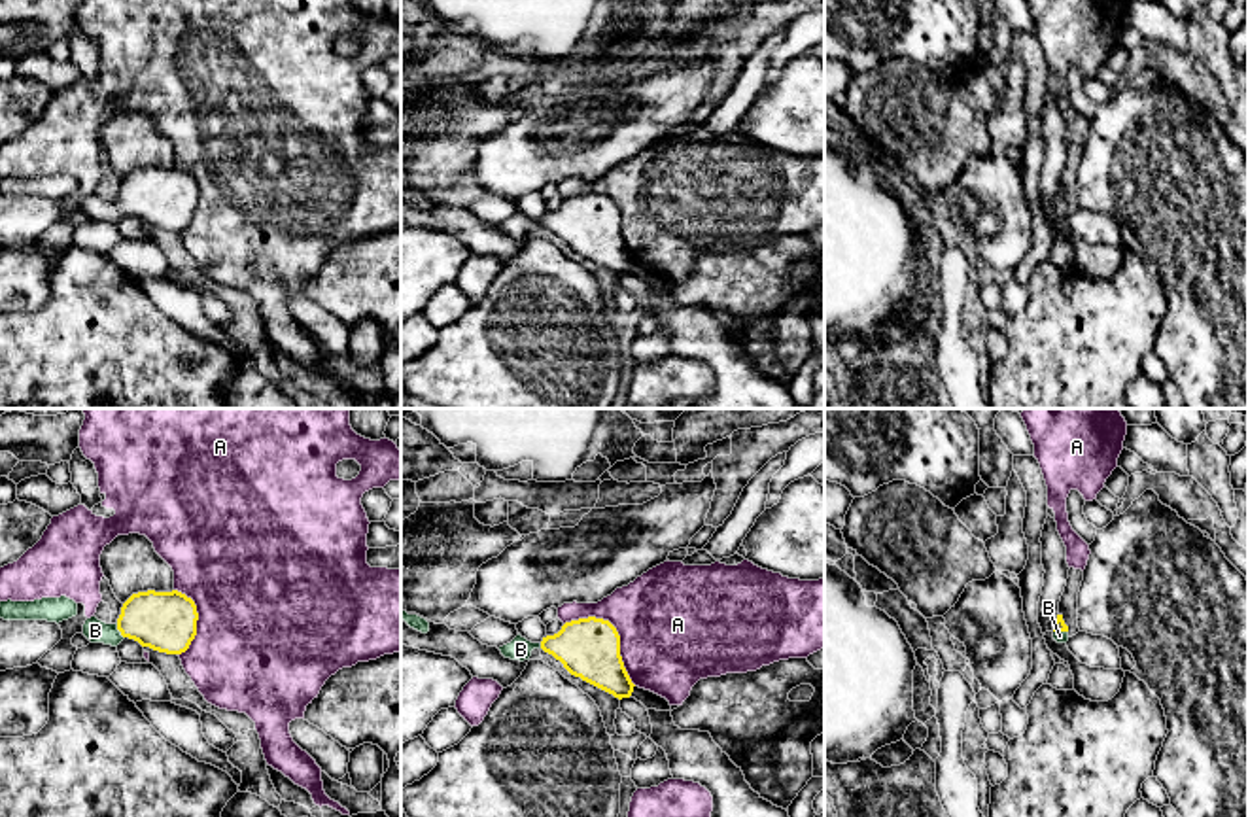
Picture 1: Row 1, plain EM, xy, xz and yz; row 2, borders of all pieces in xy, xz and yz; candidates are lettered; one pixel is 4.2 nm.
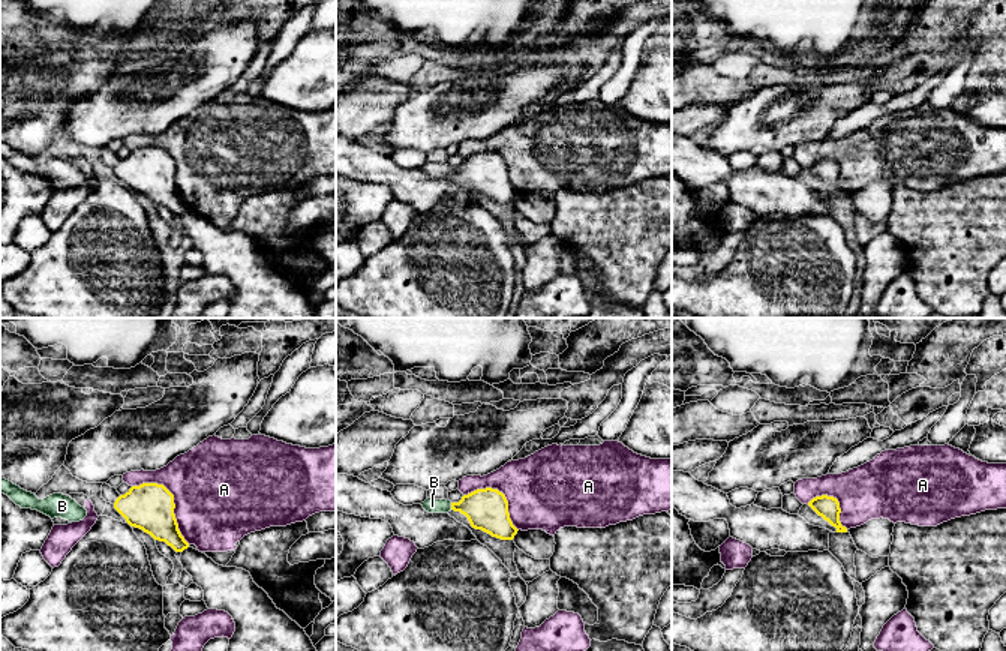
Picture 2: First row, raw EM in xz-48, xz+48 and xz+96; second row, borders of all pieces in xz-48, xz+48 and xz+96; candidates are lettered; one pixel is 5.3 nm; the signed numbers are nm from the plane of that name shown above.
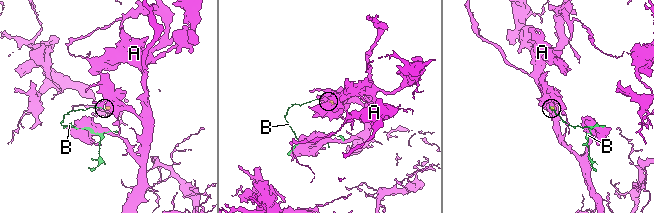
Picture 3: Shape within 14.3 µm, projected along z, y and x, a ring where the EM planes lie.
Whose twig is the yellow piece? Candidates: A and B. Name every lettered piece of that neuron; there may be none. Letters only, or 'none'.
B

